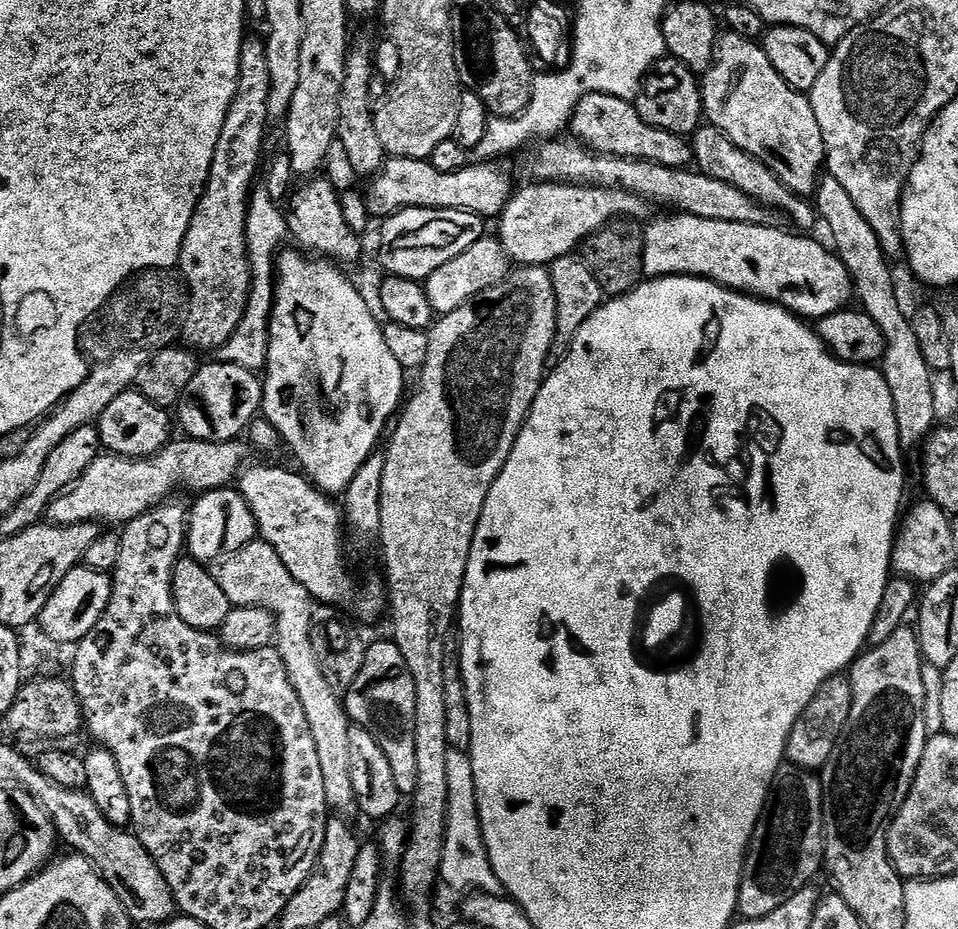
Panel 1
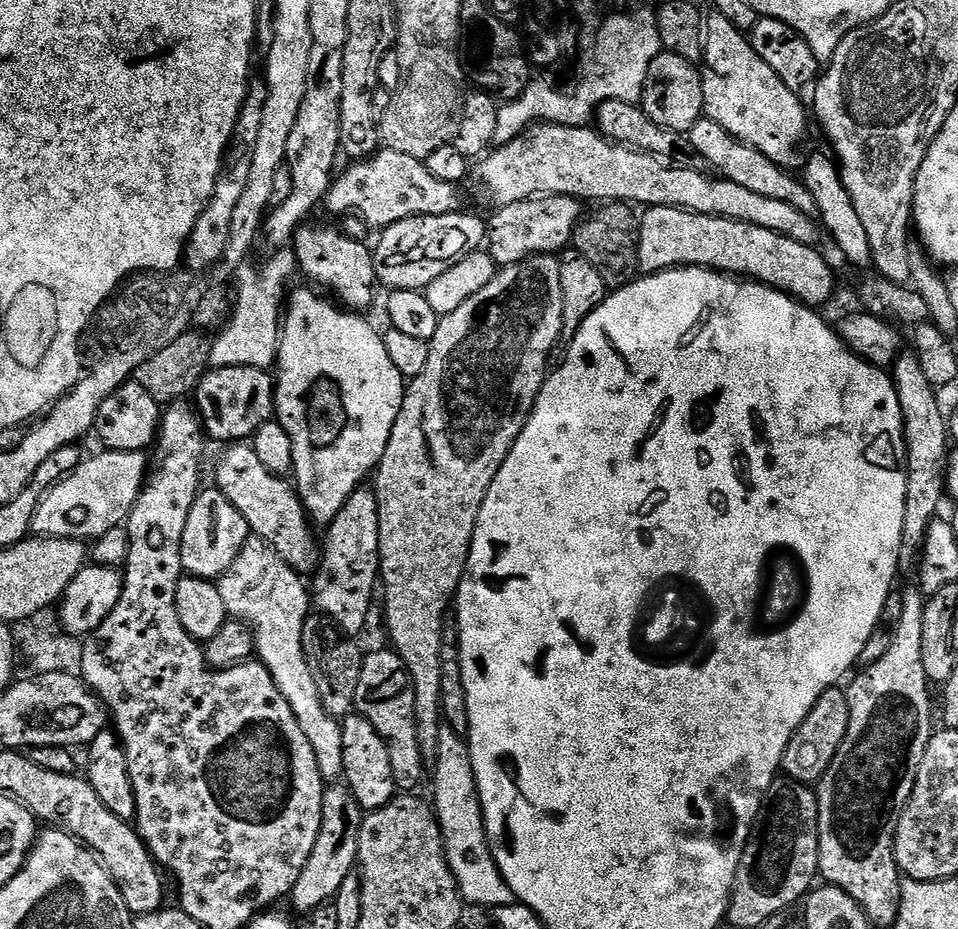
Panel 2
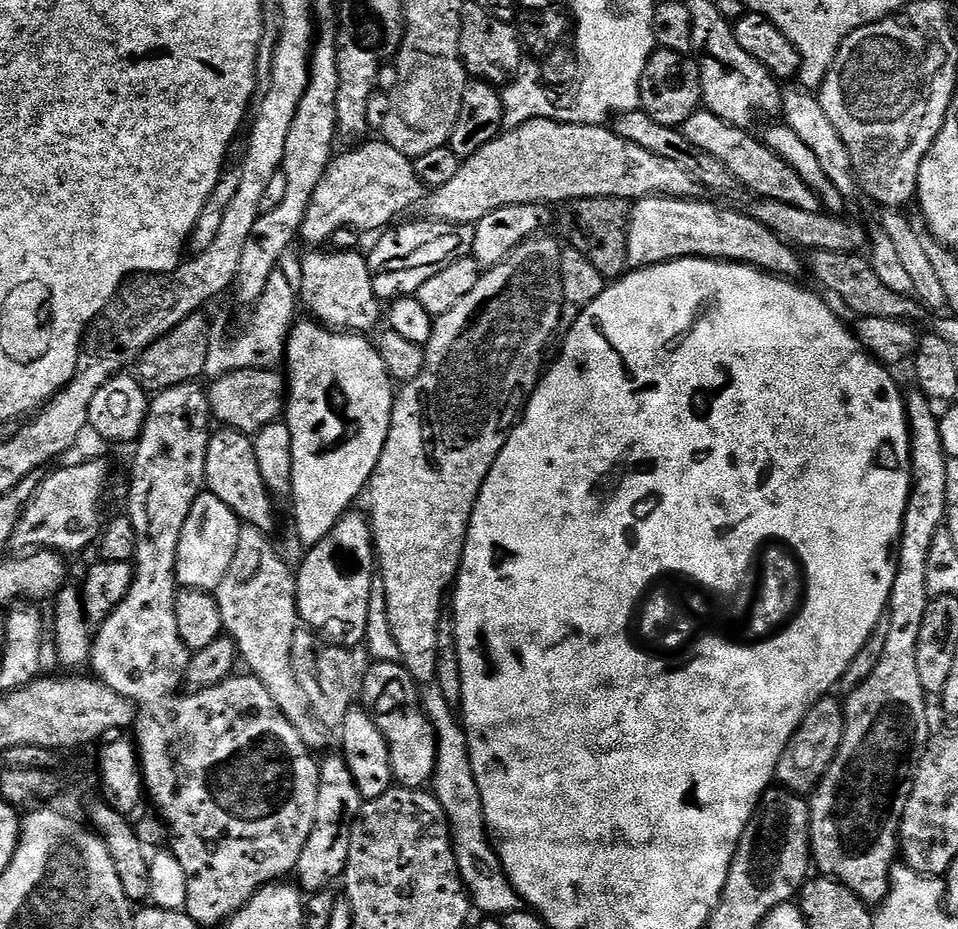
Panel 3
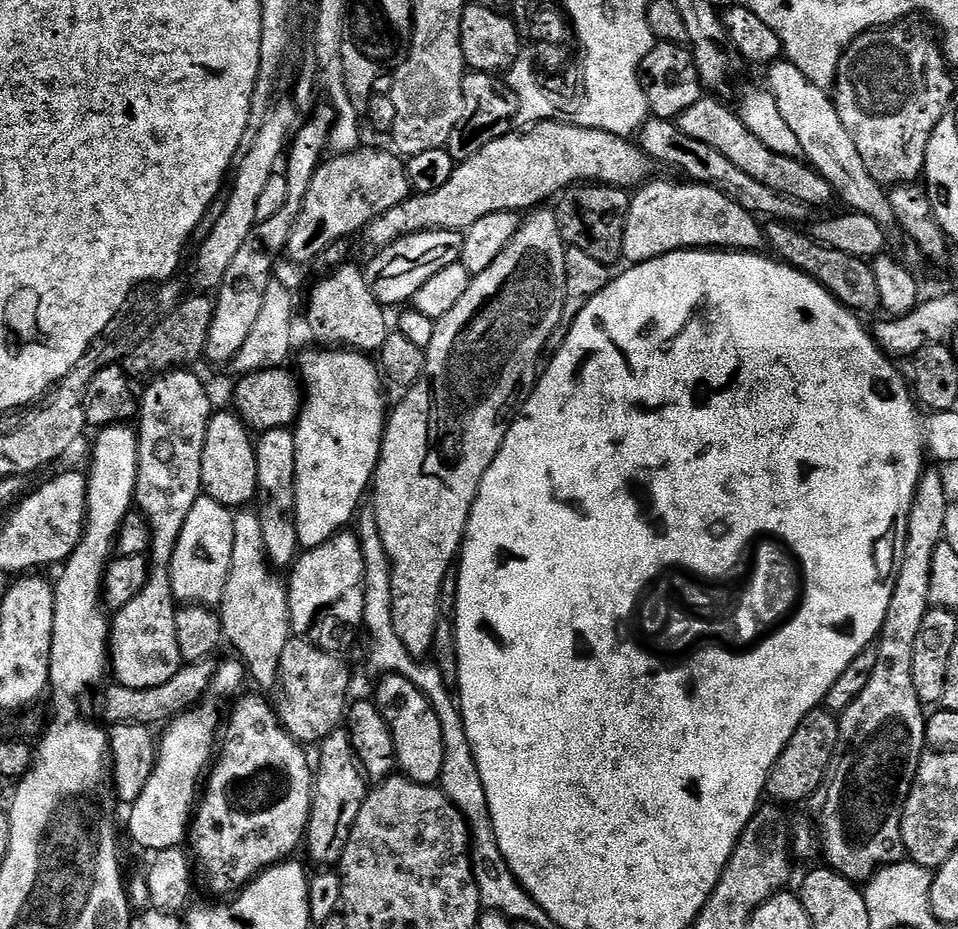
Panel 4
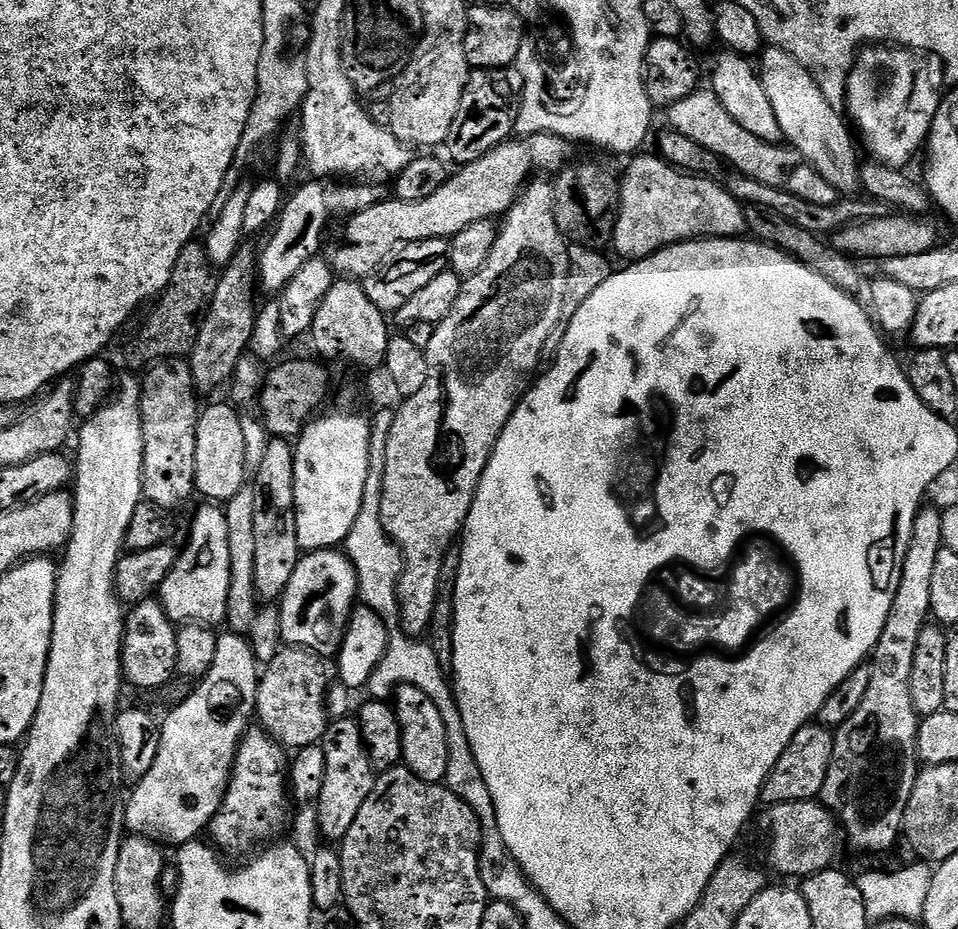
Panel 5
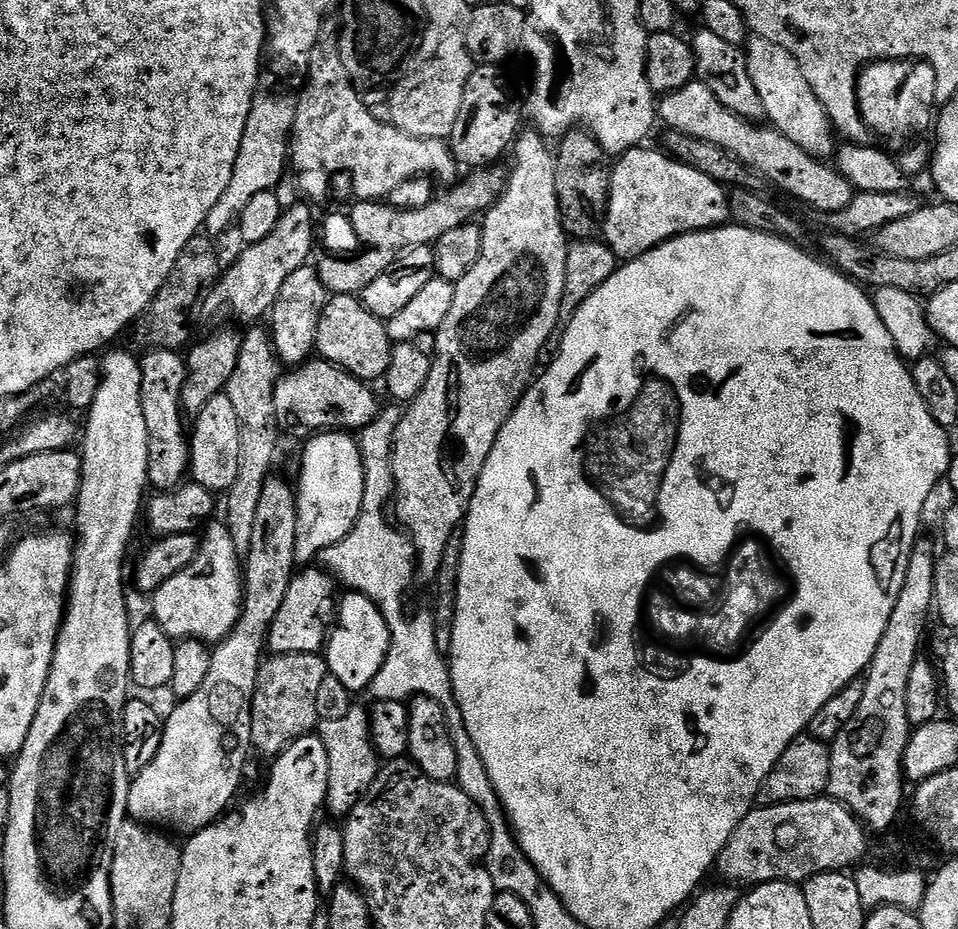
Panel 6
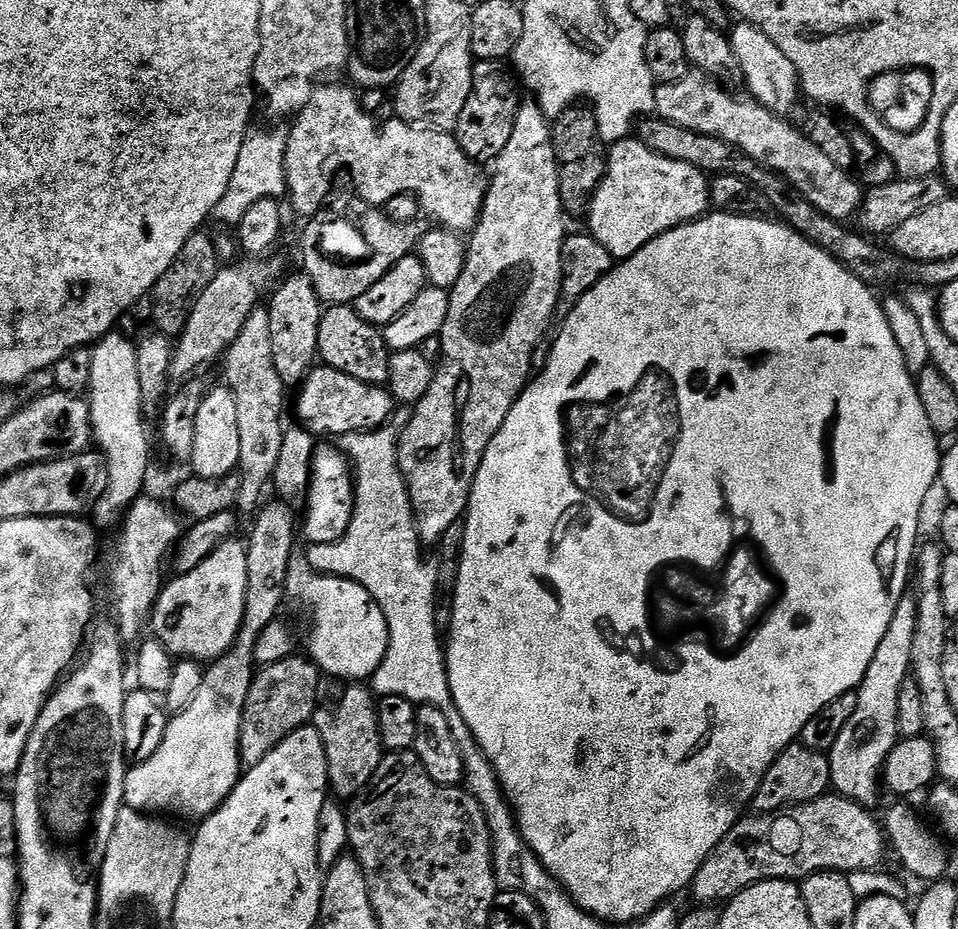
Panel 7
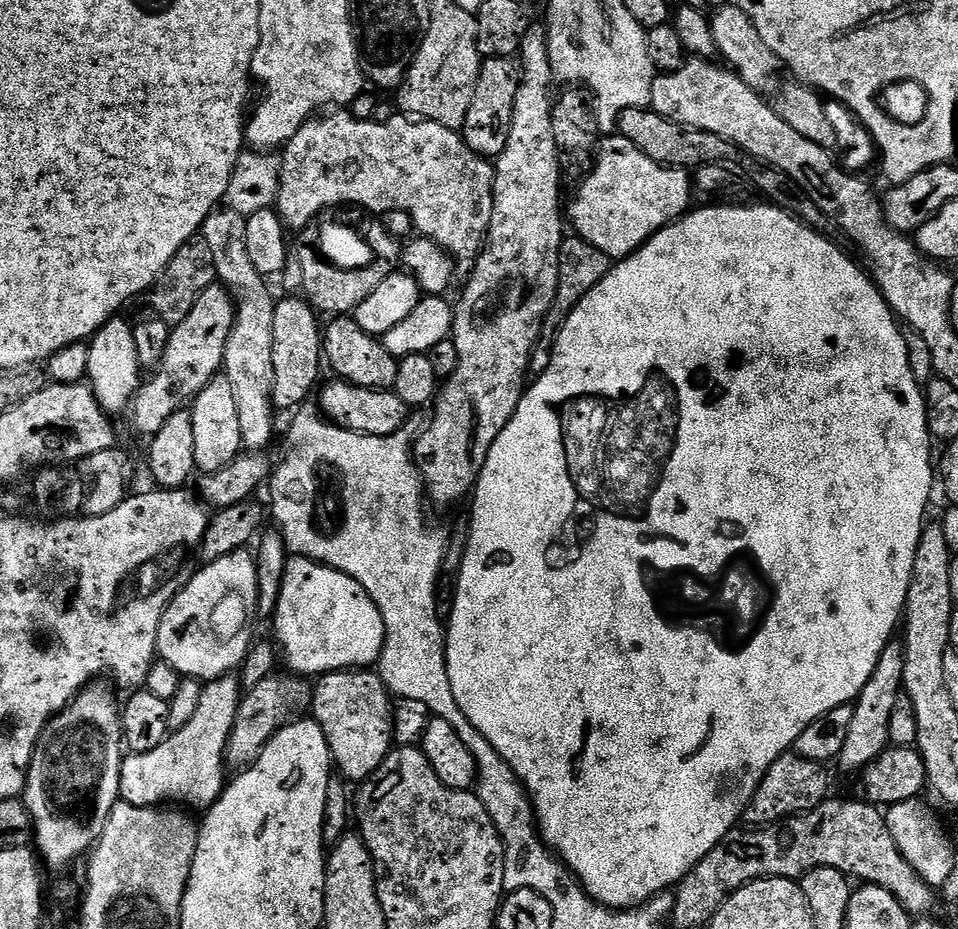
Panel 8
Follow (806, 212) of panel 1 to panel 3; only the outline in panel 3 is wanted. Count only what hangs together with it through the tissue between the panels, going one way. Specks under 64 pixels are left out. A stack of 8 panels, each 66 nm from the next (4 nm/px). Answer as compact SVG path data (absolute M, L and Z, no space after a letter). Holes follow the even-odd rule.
M707 110L695 112L682 125L682 131L686 138L690 138L690 142L694 142L694 146L698 146L698 150L706 150L706 154L714 154L714 158L723 162L726 170L738 178L741 189L748 191L749 188L753 197L786 202L786 206L798 206L798 210L821 211L822 205L814 190L810 190L810 186L806 186L806 182L802 182L802 178L798 178L794 169L786 166L778 154L766 147L763 139L756 137L755 140L751 131L722 122L722 118Z

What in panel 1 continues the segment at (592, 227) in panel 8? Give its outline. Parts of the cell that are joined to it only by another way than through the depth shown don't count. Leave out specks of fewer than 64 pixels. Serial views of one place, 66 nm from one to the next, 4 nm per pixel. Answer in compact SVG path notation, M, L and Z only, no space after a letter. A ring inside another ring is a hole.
M670 215L672 216L664 216L644 228L642 266L645 277L697 276L700 280L721 284L722 287L742 292L745 296L755 296L770 304L779 304L780 307L812 322L841 311L847 305L844 303L853 299L852 279L846 266L842 266L831 247L823 248L818 241L811 240L811 235L788 232L784 228L742 226L742 222L710 222L710 218Z

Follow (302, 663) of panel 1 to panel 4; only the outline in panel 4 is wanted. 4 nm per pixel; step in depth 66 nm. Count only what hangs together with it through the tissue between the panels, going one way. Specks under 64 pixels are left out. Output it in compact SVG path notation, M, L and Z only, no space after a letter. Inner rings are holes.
M240 510L232 517L234 522L234 550L230 554L230 574L226 578L224 593L218 605L218 615L222 622L225 641L236 647L236 653L246 669L264 688L277 687L280 679L280 659L286 642L293 635L288 605L288 585L279 580L266 554L266 542L262 539L262 522L255 510Z

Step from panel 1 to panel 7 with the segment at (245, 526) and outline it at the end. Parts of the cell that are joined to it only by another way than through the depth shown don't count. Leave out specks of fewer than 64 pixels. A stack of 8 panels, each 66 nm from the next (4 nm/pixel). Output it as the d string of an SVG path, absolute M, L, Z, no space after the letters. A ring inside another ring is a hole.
M233 538L222 542L190 574L169 579L160 590L152 608L150 632L160 641L173 658L197 662L211 662L224 656L234 646L240 633L246 610L246 558L245 541Z

